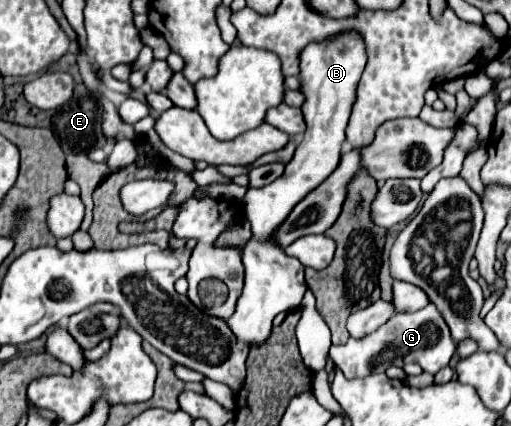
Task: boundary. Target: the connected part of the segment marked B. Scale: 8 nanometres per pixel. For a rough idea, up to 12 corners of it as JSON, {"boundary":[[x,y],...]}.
{"boundary":[[365,46],[301,52],[303,140],[283,176],[249,188],[245,288],[229,318],[245,346],[297,308],[305,266],[275,232],[337,168]]}

